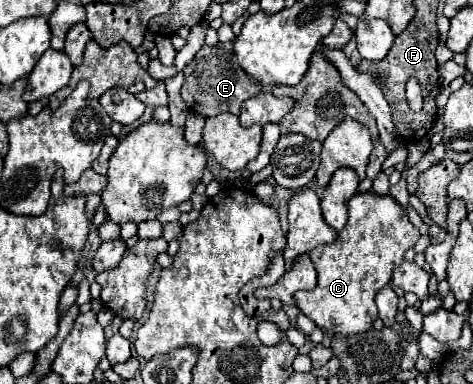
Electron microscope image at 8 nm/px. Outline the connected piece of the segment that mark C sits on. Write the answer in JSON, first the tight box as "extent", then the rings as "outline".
{"extent":[296,193,420,335],"outline":[[[356,193],[348,201],[348,223],[332,245],[310,251],[318,271],[318,285],[312,291],[296,291],[296,307],[316,323],[316,327],[336,335],[364,333],[378,317],[374,303],[376,293],[390,283],[392,271],[404,261],[404,253],[420,239],[418,229],[410,223],[406,211],[384,195]]]}

